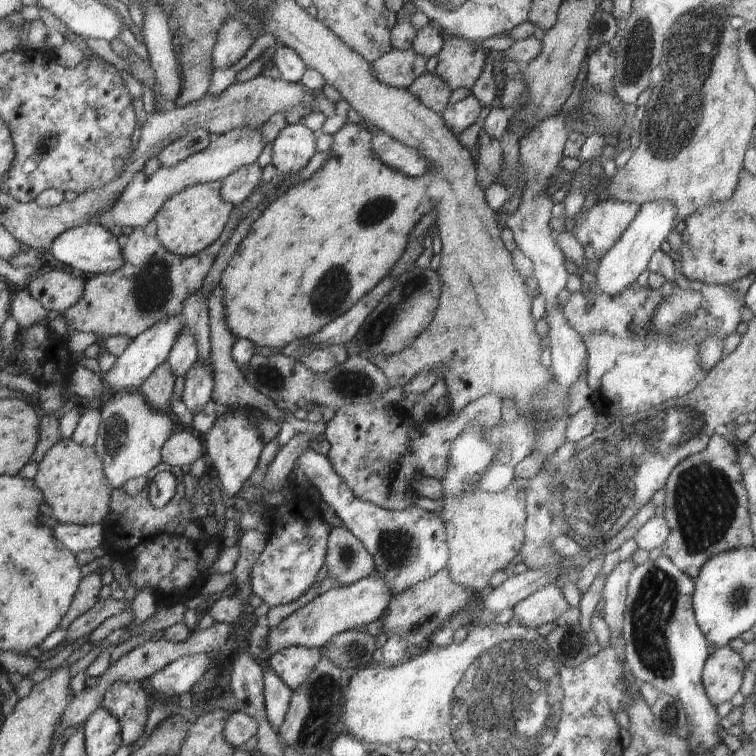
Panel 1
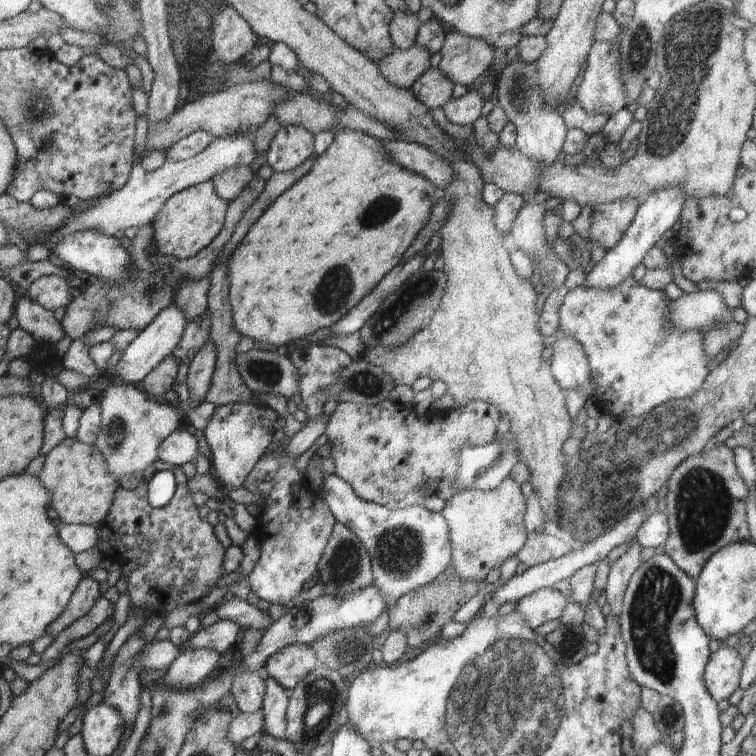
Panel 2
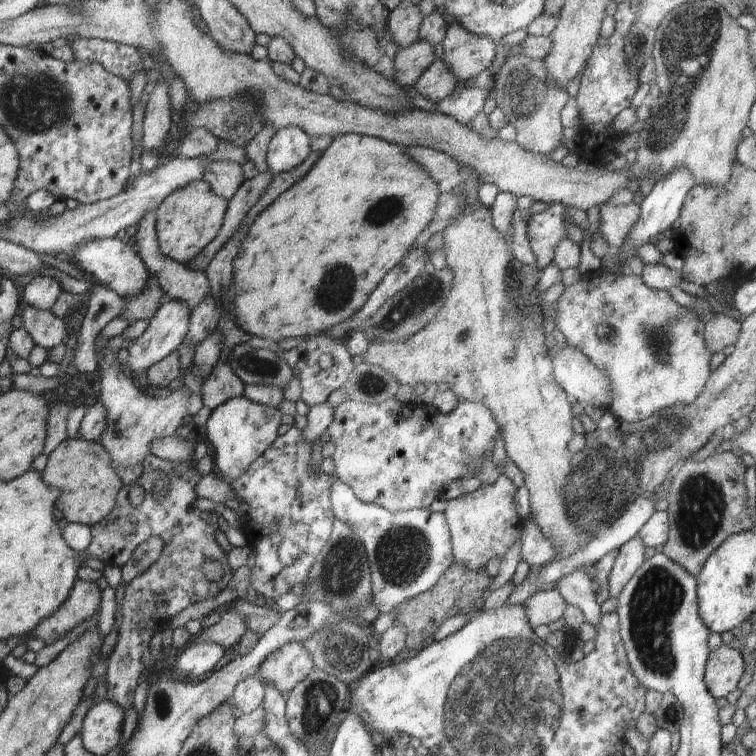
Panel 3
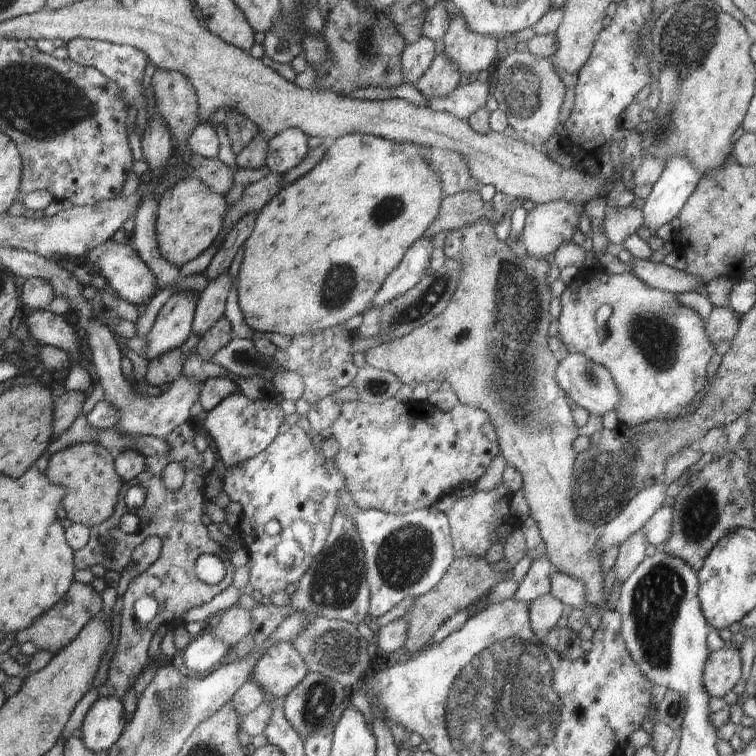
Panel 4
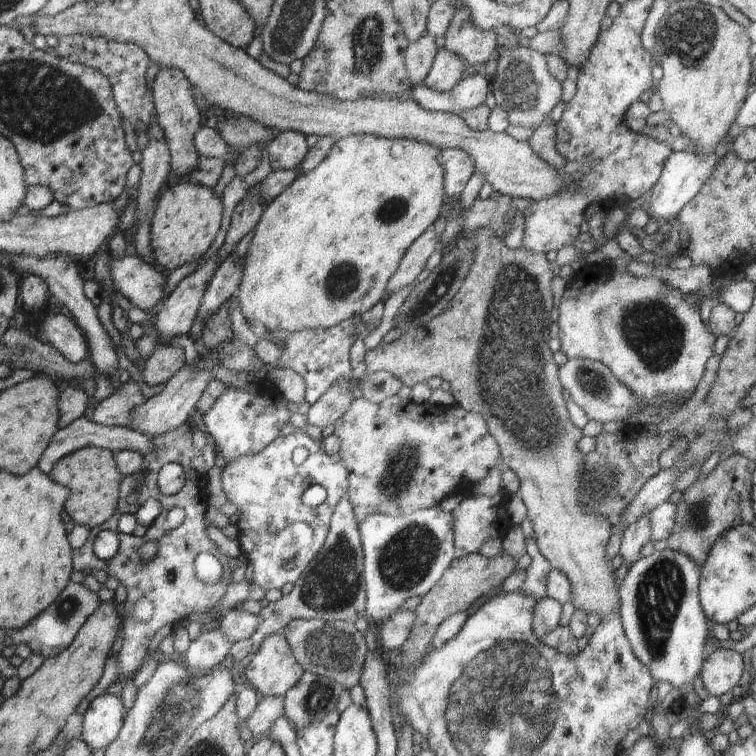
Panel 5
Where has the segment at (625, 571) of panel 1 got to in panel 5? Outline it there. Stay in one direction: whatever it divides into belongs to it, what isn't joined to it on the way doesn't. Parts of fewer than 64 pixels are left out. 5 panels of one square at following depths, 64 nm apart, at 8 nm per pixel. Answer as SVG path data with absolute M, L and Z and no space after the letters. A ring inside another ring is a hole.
M649 513L641 515L635 524L631 524L621 534L619 555L623 562L634 565L640 559L640 552L651 541Z

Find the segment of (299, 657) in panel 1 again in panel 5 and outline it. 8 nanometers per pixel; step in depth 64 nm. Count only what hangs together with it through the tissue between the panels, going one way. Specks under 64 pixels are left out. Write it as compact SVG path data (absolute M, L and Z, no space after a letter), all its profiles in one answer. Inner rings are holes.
M282 634L268 636L251 662L240 669L248 684L260 696L280 699L296 686L306 672Z

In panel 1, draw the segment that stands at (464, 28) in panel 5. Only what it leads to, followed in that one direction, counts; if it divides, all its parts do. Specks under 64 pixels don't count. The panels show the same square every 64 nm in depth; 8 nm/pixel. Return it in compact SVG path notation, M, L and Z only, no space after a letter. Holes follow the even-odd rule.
M454 36L445 37L434 75L439 77L456 97L468 95L480 78L484 59L487 57L488 52L482 52L471 41Z

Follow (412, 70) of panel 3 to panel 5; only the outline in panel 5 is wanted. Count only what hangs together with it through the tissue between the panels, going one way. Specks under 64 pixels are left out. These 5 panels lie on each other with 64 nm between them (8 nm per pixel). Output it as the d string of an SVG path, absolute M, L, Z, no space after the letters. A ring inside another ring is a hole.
M428 34L409 43L404 52L406 72L412 85L423 84L438 52L435 39Z

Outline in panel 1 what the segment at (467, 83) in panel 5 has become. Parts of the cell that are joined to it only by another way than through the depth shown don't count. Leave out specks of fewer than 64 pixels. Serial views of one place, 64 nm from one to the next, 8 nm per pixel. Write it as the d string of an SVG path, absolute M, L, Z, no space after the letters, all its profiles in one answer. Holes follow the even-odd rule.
M470 92L468 95L455 97L440 116L456 137L476 122L481 109L481 104Z

